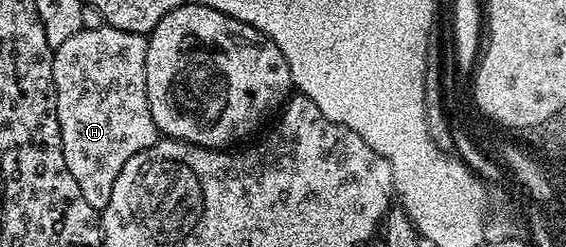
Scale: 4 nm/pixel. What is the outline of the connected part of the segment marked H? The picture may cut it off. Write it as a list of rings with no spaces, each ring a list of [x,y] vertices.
[[[109,26],[82,28],[59,48],[53,49],[54,54],[54,89],[56,90],[56,118],[60,122],[60,142],[64,146],[64,162],[68,162],[68,170],[76,183],[80,185],[80,194],[88,206],[96,210],[104,209],[112,199],[112,186],[116,186],[116,178],[120,178],[120,170],[124,170],[124,162],[144,150],[148,150],[157,140],[160,133],[156,122],[152,122],[152,110],[148,108],[148,90],[146,89],[146,41],[147,37],[140,32],[125,32]]]

